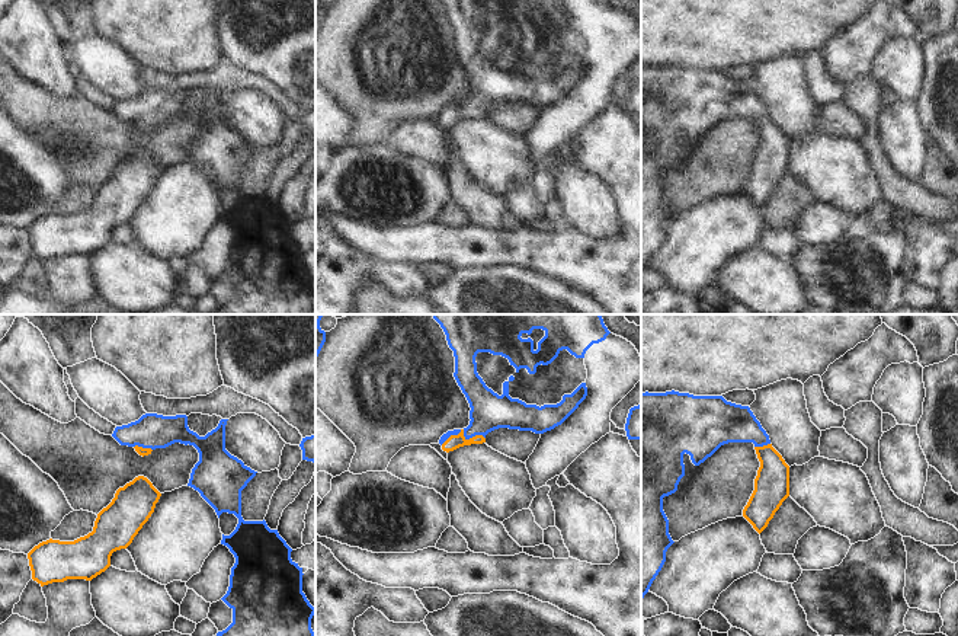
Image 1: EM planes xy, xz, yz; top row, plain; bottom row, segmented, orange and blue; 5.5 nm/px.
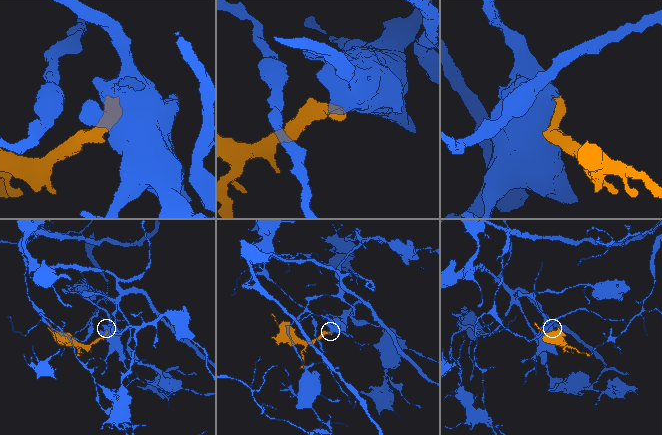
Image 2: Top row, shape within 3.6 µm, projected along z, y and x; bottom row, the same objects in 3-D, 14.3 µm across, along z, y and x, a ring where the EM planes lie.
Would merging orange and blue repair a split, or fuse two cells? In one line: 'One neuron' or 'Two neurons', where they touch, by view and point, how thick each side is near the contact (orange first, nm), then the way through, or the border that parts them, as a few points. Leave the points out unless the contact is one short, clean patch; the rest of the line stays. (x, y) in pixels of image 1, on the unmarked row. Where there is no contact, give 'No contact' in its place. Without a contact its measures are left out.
One neuron. Touches orange at xz (463, 106). Thickness 80 nm (orange) against 200 nm. Path across: xz (454, 115), (463, 106), (489, 85).

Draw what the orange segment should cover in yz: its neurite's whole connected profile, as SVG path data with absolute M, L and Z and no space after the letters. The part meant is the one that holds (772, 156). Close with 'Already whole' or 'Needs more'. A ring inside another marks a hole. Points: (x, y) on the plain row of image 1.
M675 64L641 67L641 274L661 245L667 223L675 217L669 208L663 172L675 167L685 150L683 128L689 128L692 137L699 140L728 116L754 118L760 141L743 191L760 208L789 170L789 140L772 121L750 82L727 76L722 70L693 70Z. Needs more.

